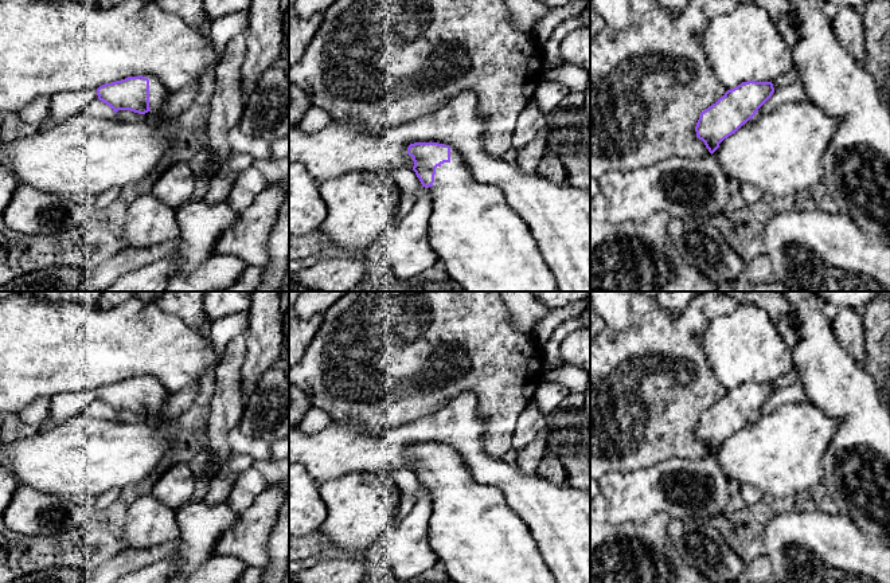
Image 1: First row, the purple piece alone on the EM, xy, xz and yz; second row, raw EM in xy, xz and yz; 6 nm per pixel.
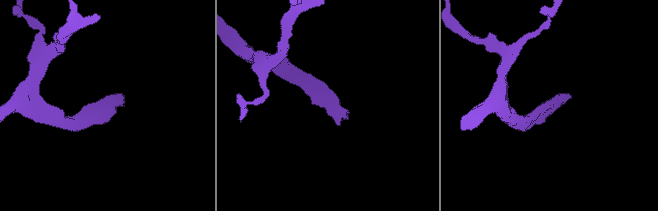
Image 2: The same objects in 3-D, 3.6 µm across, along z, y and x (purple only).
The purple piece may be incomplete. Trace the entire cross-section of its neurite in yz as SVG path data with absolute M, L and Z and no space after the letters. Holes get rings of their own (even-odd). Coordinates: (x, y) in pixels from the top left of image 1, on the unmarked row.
M742 383L727 391L715 404L703 411L695 427L696 438L713 455L719 445L756 416L772 398L772 383Z

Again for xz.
M414 443L407 455L432 498L430 545L456 583L557 583L526 523L499 489L475 481L457 450L438 443Z

